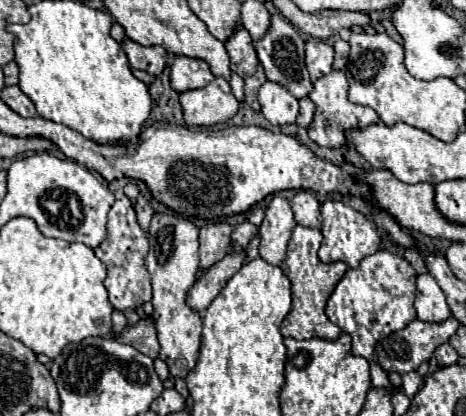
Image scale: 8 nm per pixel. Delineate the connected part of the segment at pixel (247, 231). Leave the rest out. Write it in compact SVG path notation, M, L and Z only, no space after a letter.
M244 221L244 223L236 225L234 231L232 231L232 235L230 235L232 249L246 249L248 243L250 243L250 239L256 237L256 235L258 235L258 227L252 225L250 221Z

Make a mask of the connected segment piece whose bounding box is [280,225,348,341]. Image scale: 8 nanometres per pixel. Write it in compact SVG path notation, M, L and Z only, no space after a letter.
M296 225L292 239L288 243L288 255L284 261L284 273L292 283L292 309L286 315L286 319L280 325L280 333L284 337L292 337L292 339L328 339L328 341L336 341L336 337L340 337L340 327L334 325L326 313L326 301L332 295L334 287L338 285L338 281L344 277L348 265L338 261L338 263L322 263L318 259L318 247L322 243L322 233L320 229L310 229L310 227L302 227Z

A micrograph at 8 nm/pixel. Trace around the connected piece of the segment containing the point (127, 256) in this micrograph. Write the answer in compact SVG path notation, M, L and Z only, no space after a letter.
M128 197L118 199L108 213L108 237L98 247L98 259L108 269L104 285L108 289L110 303L114 305L114 309L120 309L120 311L124 311L128 307L136 309L142 303L152 299L150 275L148 275L146 265L144 265L144 257L148 253L148 237L146 235L148 233L142 231L138 221L136 221L136 213L134 213L130 199Z

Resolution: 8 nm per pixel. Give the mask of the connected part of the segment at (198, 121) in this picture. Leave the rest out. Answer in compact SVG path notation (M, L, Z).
M216 77L202 89L180 93L180 105L184 111L186 125L218 125L232 119L240 107L230 91L230 83Z

